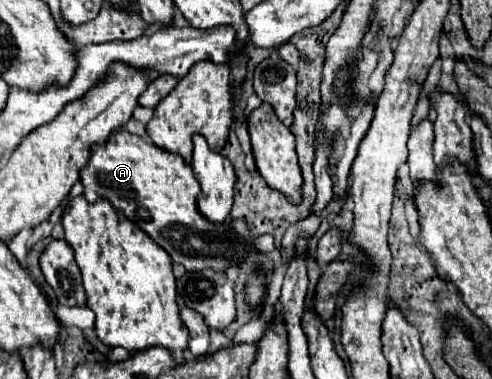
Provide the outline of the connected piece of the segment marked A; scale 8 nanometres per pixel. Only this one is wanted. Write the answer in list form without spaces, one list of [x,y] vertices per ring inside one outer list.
[[[116,129],[104,145],[90,147],[90,161],[80,169],[80,183],[84,185],[84,199],[88,203],[100,197],[108,199],[114,209],[122,211],[126,219],[148,233],[186,271],[224,271],[240,265],[250,253],[250,245],[244,239],[248,237],[246,223],[234,219],[210,223],[202,219],[196,209],[200,187],[192,169],[184,165],[180,155],[164,151],[134,133]]]

